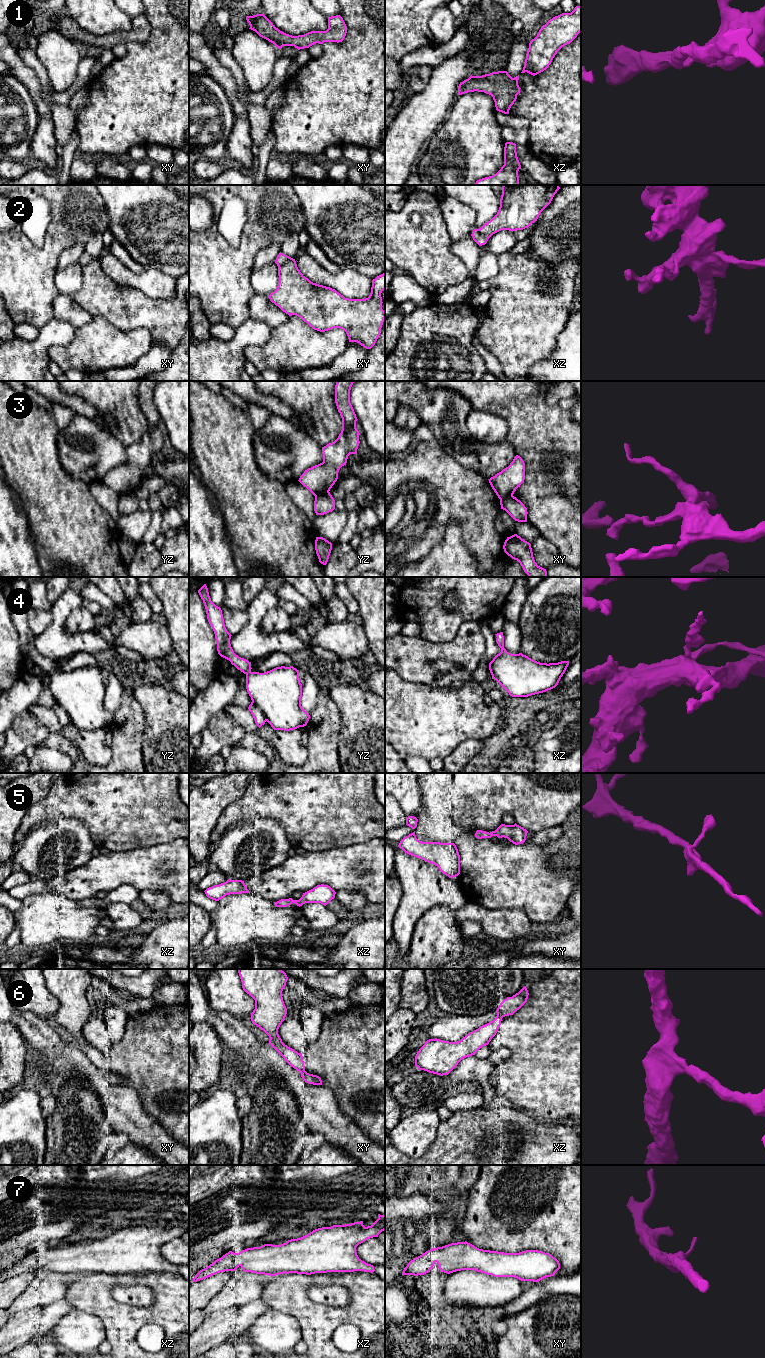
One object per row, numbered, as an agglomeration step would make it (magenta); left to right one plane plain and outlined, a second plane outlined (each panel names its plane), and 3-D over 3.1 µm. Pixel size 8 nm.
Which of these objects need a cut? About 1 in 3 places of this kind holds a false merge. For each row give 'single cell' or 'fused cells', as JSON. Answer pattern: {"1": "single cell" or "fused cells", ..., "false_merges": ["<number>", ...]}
{"1": "single cell", "2": "fused cells", "3": "fused cells", "4": "single cell", "5": "single cell", "6": "single cell", "7": "single cell", "false_merges": ["2", "3"]}

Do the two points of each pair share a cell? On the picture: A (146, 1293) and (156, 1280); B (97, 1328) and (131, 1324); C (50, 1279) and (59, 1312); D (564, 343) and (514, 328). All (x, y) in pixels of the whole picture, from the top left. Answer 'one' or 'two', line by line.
A: two
B: two
C: two
D: two

